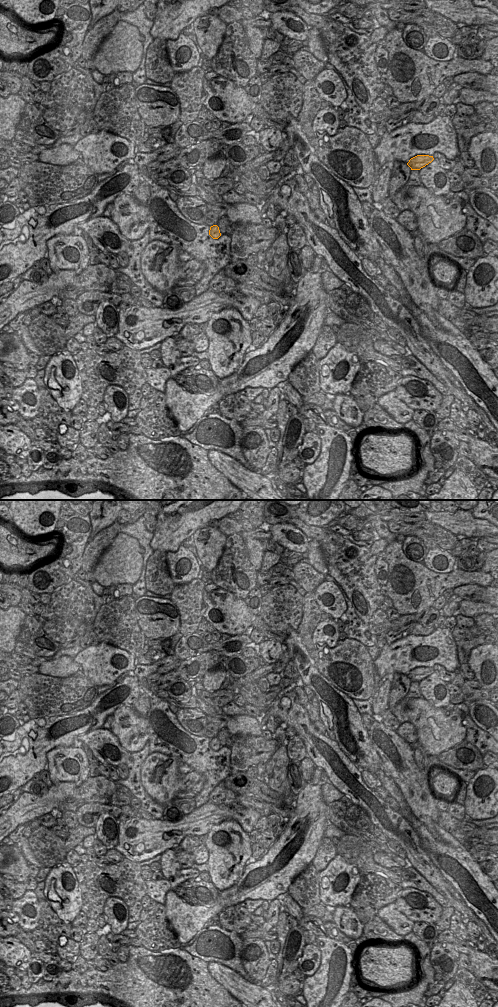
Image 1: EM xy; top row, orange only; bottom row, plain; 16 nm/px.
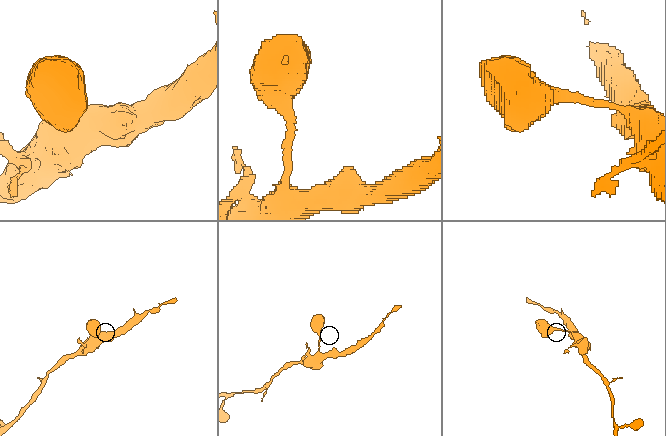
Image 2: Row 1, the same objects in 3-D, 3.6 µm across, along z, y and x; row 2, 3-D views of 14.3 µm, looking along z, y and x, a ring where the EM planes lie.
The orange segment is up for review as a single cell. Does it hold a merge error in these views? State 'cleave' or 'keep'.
keep

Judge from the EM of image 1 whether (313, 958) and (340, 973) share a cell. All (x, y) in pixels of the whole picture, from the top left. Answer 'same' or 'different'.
different

